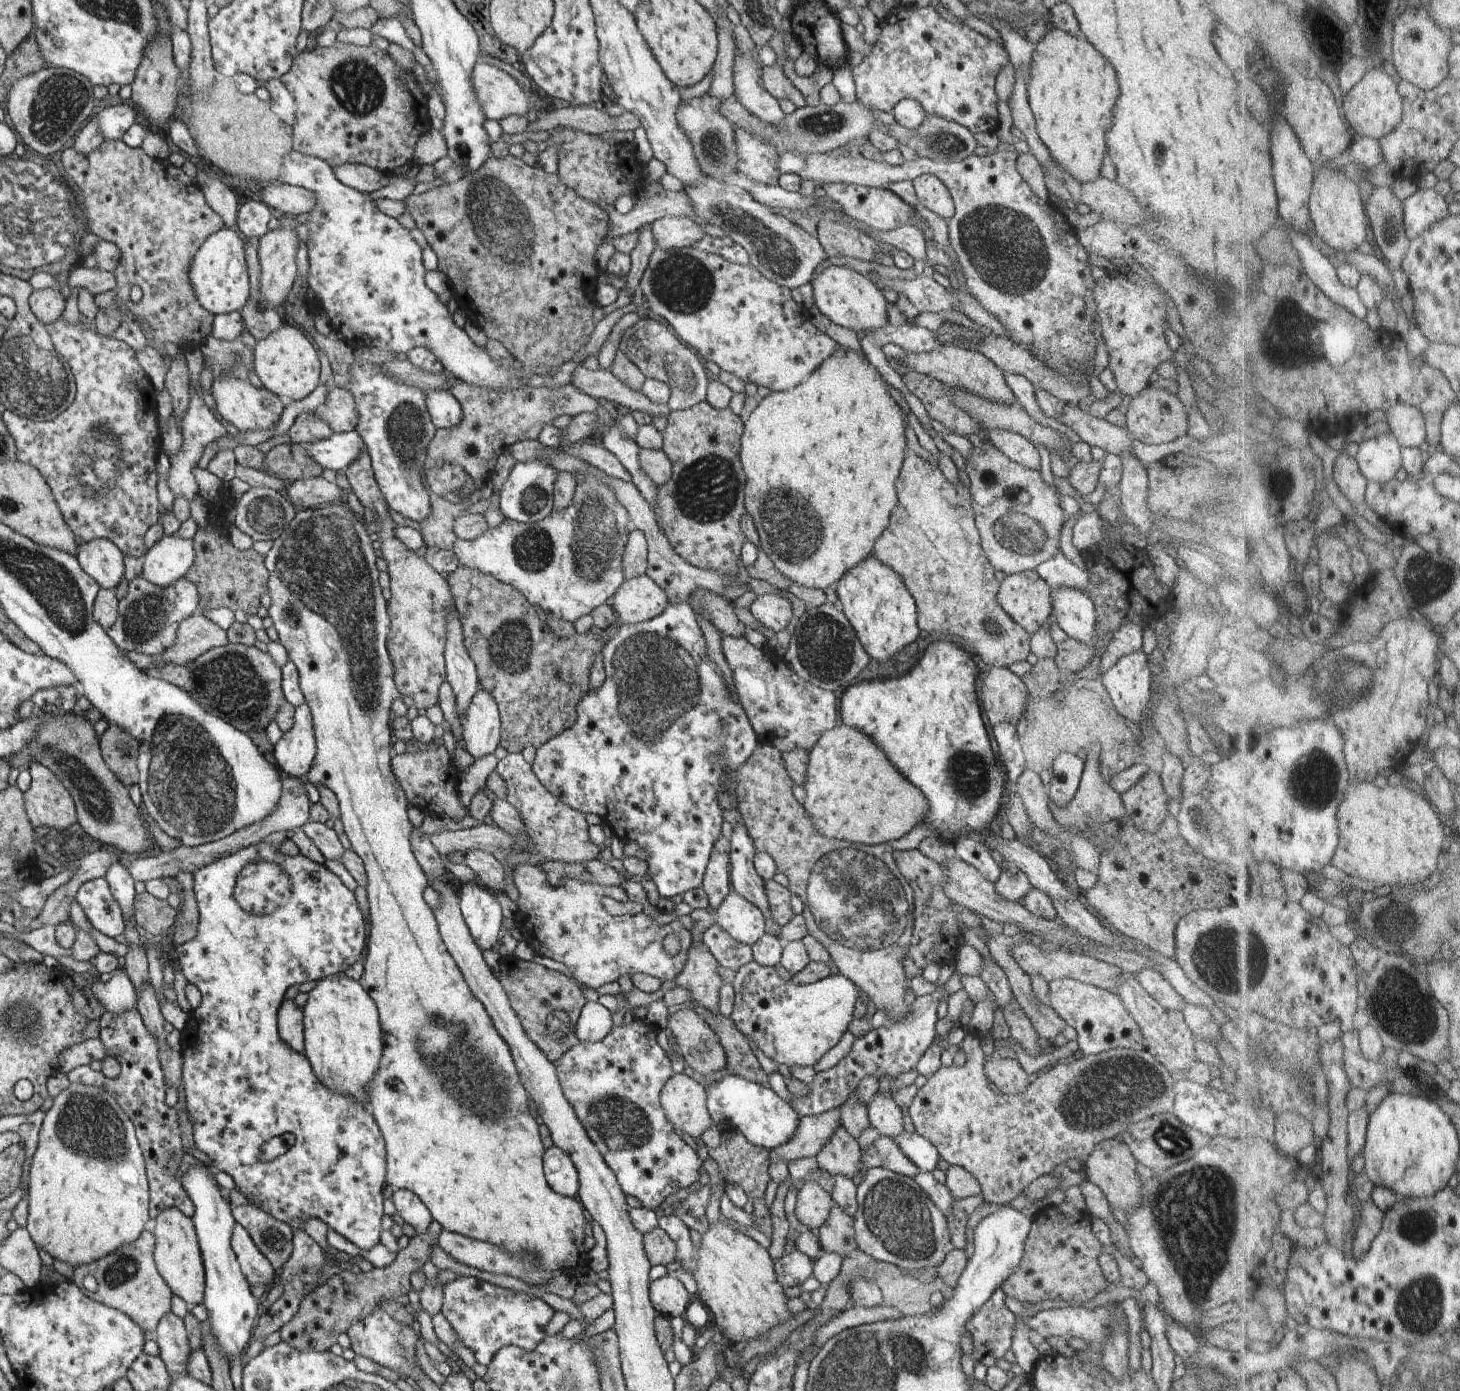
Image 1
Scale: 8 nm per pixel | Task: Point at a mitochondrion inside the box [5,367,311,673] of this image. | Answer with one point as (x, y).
(94, 465)

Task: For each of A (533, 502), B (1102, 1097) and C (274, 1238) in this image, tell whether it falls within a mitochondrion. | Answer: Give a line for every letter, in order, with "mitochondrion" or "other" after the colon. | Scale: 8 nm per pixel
A: mitochondrion
B: mitochondrion
C: mitochondrion

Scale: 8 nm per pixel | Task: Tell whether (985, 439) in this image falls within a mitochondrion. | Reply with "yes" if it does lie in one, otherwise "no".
no

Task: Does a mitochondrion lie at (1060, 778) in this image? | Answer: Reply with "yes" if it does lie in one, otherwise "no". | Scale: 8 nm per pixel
no

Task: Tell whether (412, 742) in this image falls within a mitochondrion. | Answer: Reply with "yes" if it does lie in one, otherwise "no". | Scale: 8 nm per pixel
no

